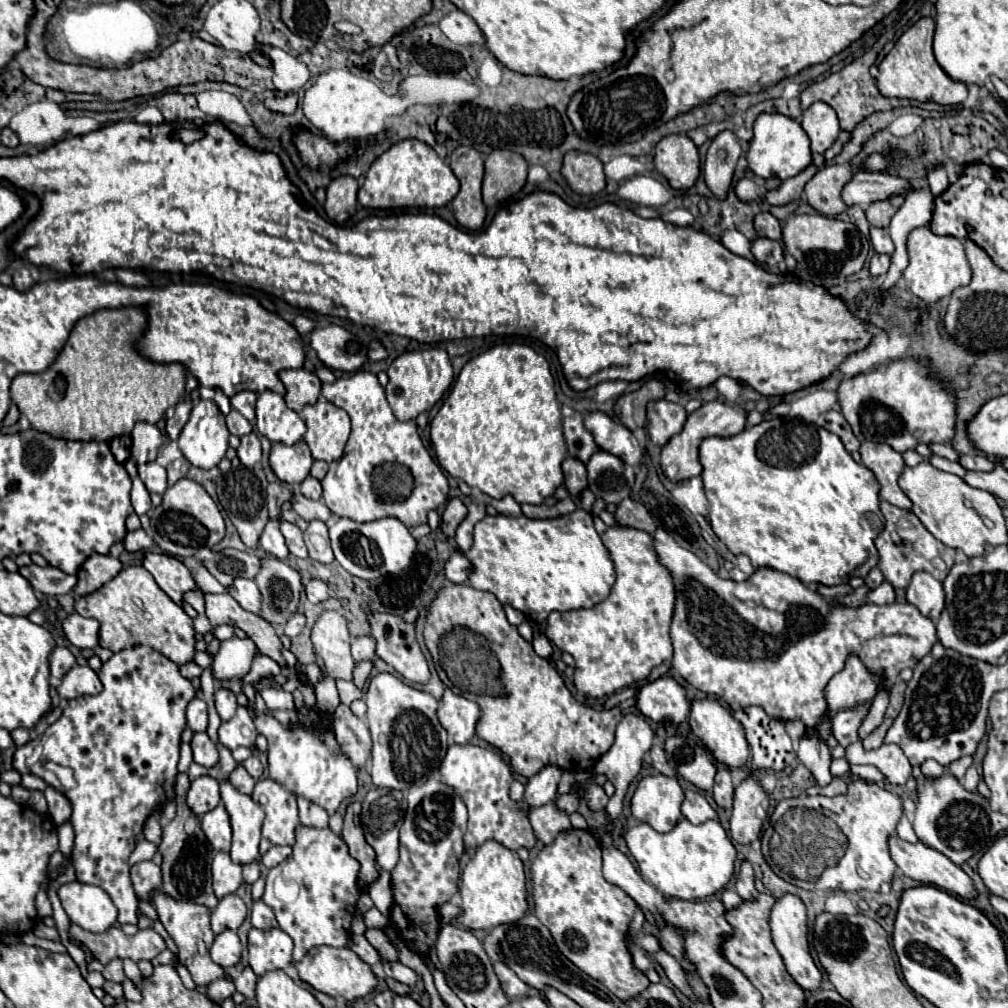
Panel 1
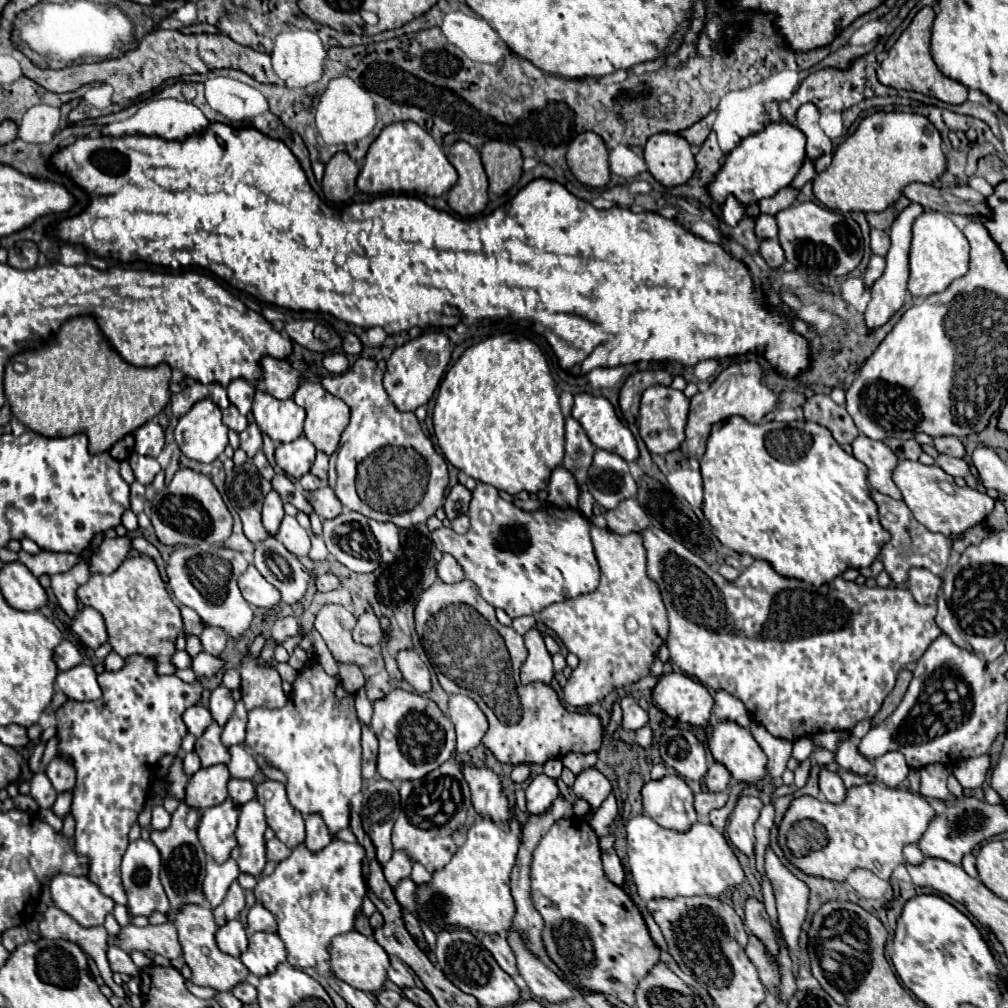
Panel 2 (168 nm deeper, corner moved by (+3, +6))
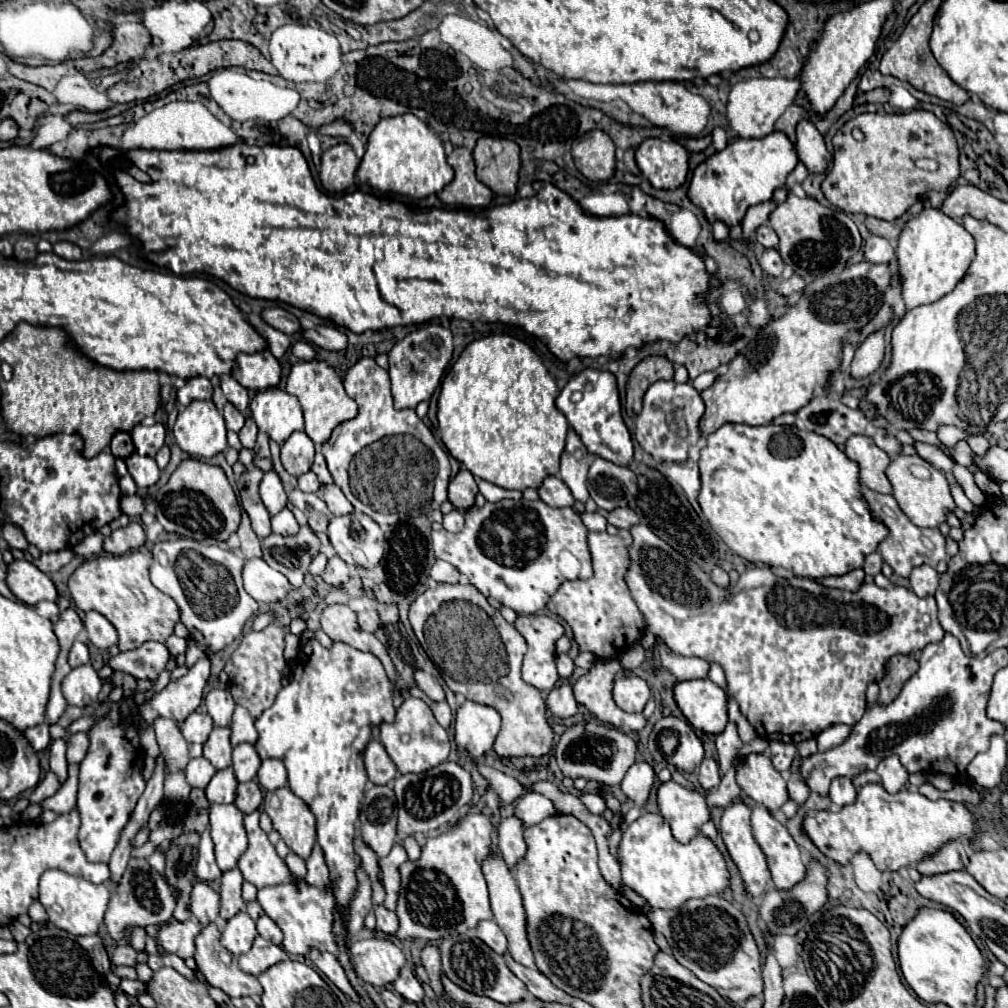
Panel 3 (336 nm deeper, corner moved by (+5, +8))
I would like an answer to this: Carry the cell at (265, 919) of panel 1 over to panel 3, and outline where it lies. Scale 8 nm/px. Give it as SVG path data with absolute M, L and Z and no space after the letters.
M262 916L262 918L256 920L256 924L258 924L258 934L262 938L266 938L268 942L274 942L276 946L282 944L282 932L280 932L280 928L276 926L276 922L272 918Z

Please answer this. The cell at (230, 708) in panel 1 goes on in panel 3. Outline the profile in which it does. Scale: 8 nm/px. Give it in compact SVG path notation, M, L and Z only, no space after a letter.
M214 688L206 694L206 708L208 708L208 714L212 716L216 726L230 726L234 706L236 704L234 704L232 694L228 690Z

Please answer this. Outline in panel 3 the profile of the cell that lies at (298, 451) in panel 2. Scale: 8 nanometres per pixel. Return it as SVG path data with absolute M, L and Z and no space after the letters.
M294 432L282 446L282 464L288 474L300 476L312 468L314 442L306 432Z

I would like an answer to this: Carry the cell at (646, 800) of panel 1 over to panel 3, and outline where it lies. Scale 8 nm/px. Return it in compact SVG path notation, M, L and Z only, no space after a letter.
M674 780L658 788L658 806L672 828L672 836L680 844L690 842L700 832L702 824L710 820L706 798L698 792L686 790Z

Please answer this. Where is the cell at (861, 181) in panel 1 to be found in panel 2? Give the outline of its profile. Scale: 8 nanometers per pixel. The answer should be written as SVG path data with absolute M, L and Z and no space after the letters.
M912 182L902 192L910 202L918 202L924 208L932 208L938 212L952 212L962 214L968 218L988 216L986 198L968 188L968 186L950 186L950 188L936 188L932 184Z

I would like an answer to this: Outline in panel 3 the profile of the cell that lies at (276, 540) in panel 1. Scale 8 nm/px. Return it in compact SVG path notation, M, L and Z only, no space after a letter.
M274 470L264 472L262 482L260 482L260 496L262 496L262 502L264 502L266 510L268 510L272 516L278 514L282 508L286 508L288 498L286 498L282 480L280 480L280 476L278 476Z

